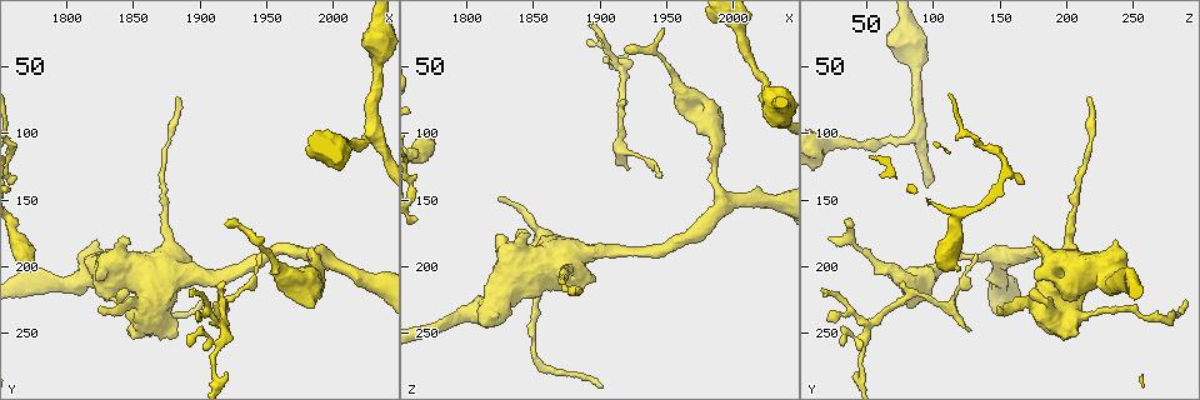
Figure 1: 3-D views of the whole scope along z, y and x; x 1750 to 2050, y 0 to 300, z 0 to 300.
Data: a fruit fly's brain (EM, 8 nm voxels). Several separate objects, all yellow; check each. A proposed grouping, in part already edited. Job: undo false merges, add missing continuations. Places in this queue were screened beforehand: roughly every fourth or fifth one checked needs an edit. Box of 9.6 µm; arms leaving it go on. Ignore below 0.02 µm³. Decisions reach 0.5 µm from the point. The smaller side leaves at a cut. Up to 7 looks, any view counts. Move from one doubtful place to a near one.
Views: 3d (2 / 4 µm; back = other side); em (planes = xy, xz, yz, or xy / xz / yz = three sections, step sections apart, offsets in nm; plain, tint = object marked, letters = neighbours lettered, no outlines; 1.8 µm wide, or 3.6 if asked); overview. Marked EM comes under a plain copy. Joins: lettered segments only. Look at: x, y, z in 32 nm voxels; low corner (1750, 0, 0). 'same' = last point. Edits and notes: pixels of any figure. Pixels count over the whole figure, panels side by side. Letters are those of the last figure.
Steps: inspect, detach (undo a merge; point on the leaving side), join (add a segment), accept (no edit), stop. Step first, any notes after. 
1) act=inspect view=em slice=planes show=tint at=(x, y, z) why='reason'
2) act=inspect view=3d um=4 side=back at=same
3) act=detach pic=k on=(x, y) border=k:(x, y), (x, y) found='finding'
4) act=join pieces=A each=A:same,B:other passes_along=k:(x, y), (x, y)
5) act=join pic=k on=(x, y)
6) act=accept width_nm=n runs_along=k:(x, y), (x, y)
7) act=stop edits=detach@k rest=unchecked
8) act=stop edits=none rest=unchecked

act=inspect view=3d um=4 at=(1944, 190, 132) why='thin end'

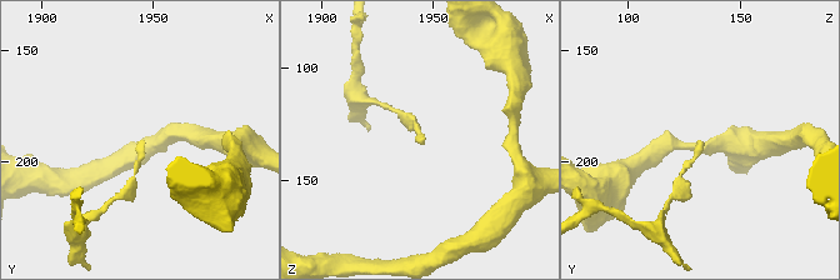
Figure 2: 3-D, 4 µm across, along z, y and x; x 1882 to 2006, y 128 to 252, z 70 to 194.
act=inspect view=em slice=planes show=letters at=(1945, 189, 132)

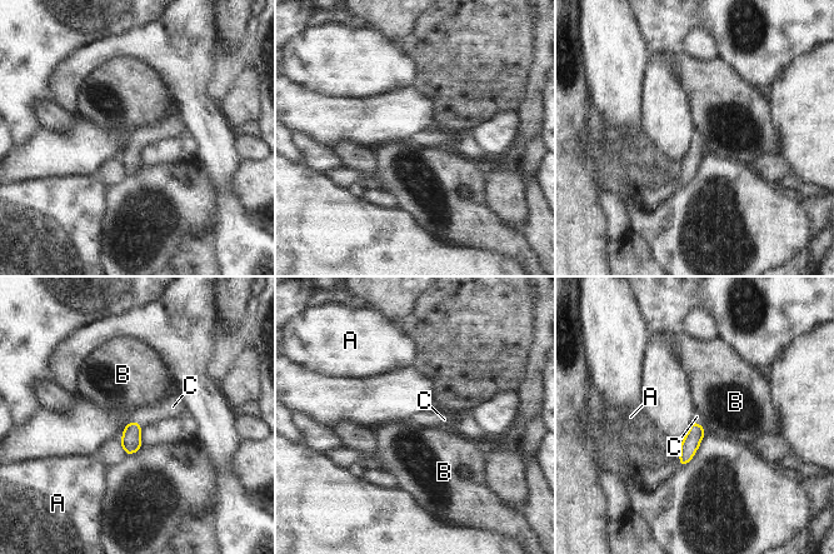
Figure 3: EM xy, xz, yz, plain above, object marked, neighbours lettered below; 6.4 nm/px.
act=join pieces=C each=A:other,B:other,C:same passes_along=3:(130, 443), (135, 422), (170, 408) found='it goes on there'

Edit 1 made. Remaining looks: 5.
act=inspect view=overview

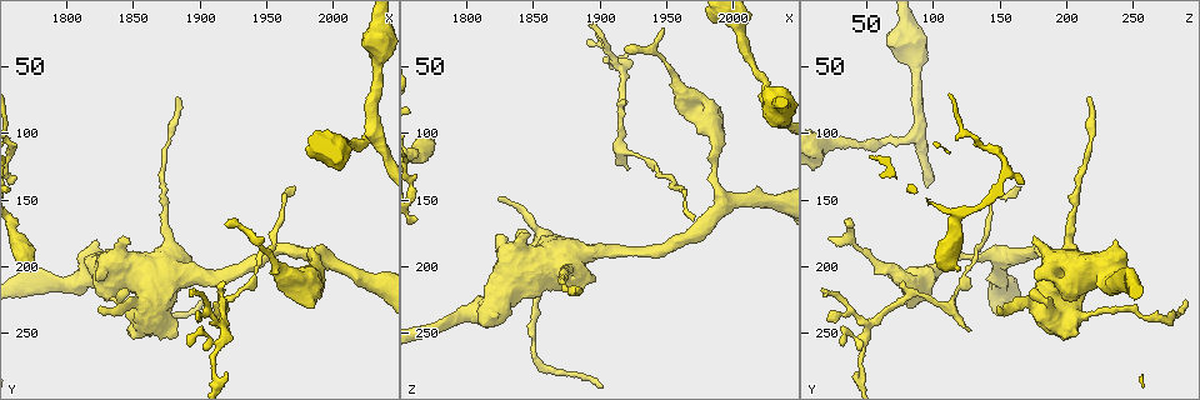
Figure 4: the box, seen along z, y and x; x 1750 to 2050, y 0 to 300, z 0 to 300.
act=inspect view=3d um=4 at=(1790, 212, 240) why='thick turns thin'

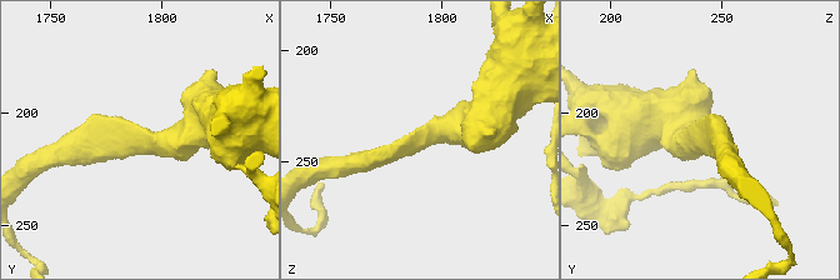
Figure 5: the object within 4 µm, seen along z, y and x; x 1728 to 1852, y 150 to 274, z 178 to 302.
act=inspect view=em slice=xz step=4 show=tint at=(1790, 213, 241) why='shape alone is not enough'

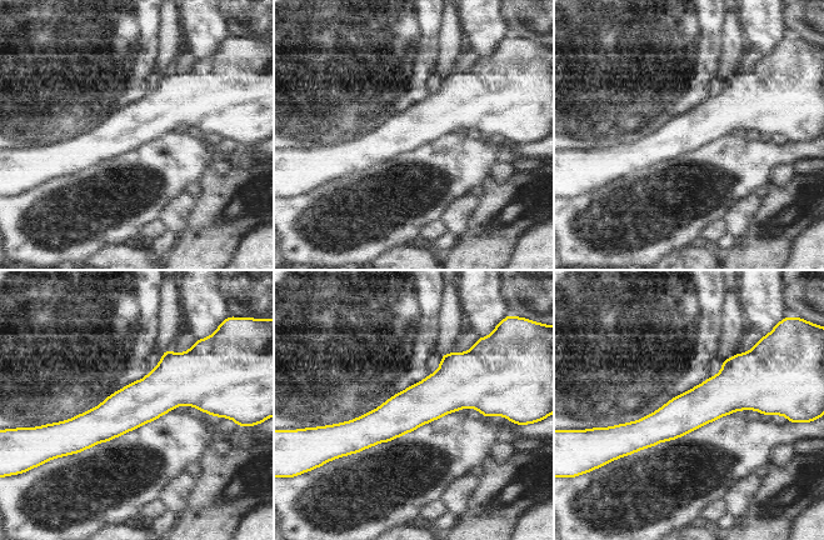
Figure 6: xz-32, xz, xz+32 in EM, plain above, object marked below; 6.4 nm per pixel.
act=inspect view=em slice=xz step=4 show=letters at=same

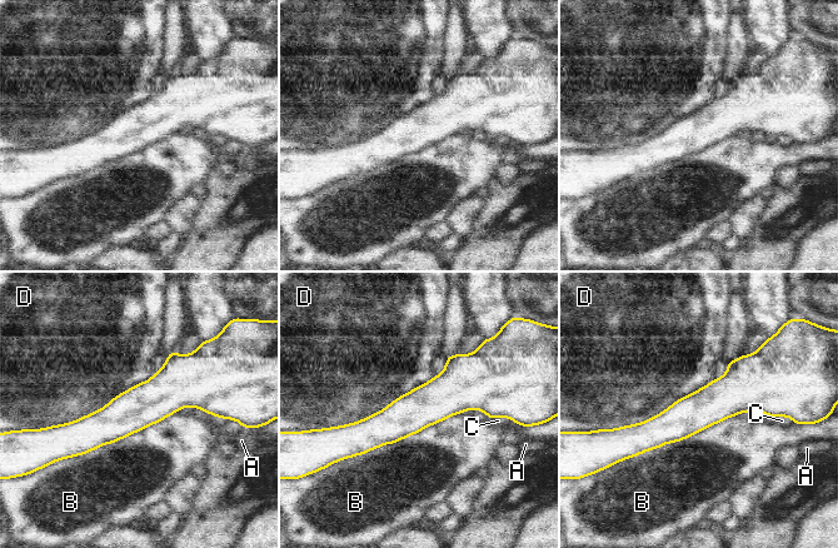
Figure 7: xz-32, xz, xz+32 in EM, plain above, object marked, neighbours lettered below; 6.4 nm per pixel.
act=accept longest_contact=B:800nm each=A:other,B:other,C:other,D:other runs_along=7:(214, 405), (156, 398), (66, 431) found='all the same neuron'

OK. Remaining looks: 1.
act=stop edits=join@3 rest=unchecked

